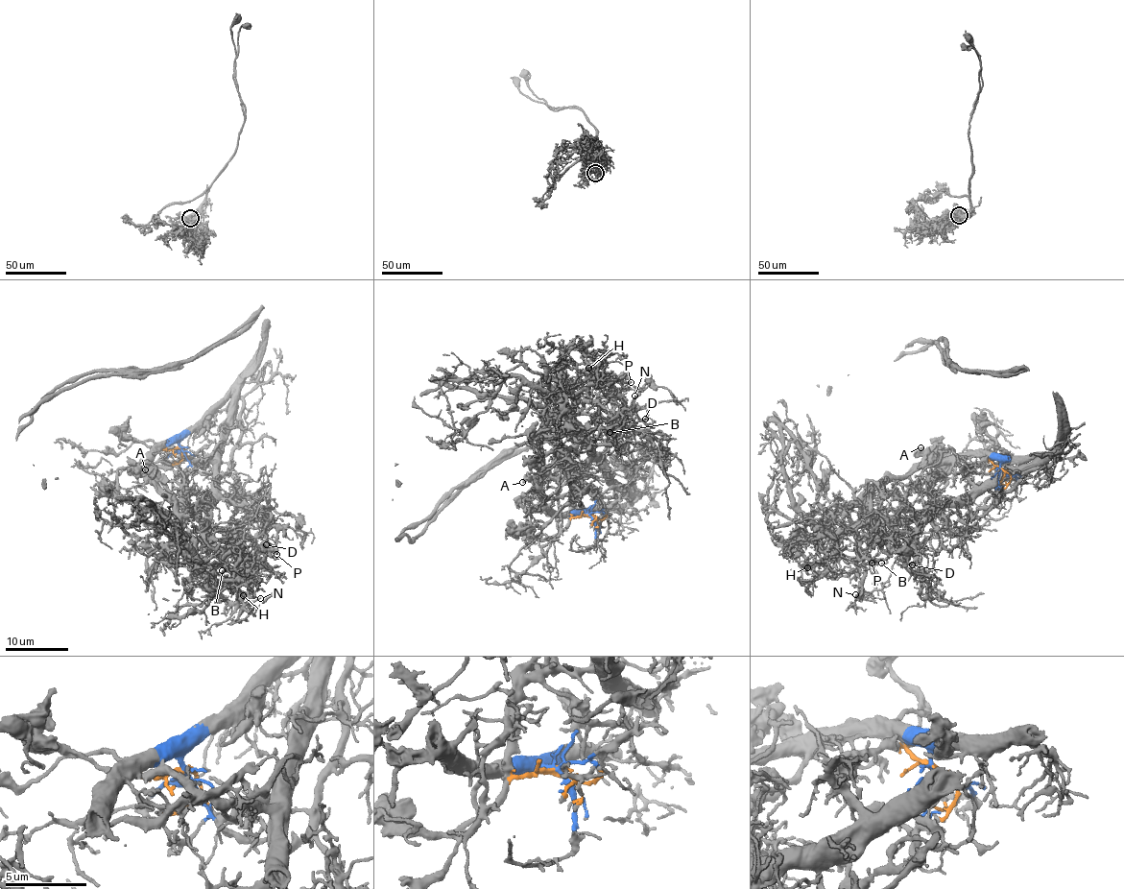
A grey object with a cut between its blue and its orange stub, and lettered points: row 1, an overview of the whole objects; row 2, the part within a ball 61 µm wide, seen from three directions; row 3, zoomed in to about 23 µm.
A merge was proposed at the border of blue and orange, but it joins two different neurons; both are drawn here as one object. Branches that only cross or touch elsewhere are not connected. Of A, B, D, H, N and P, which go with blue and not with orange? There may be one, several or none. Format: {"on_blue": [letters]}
{"on_blue": ["B", "D", "P"]}

